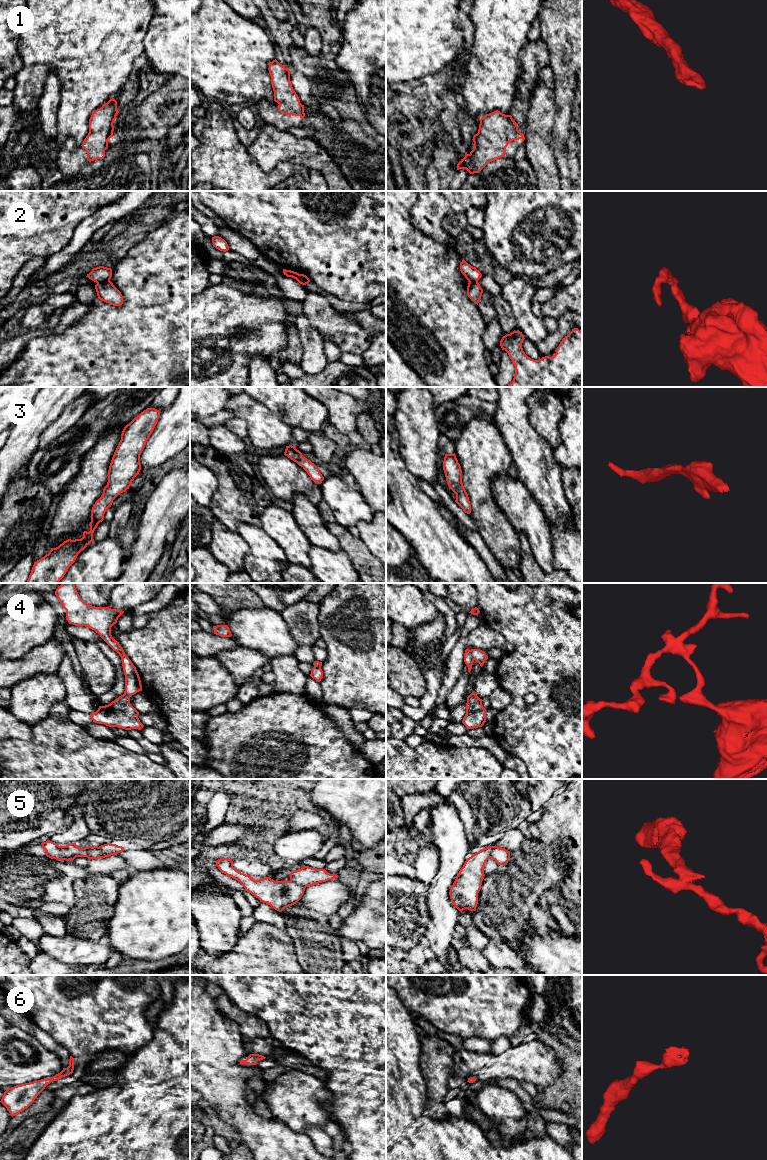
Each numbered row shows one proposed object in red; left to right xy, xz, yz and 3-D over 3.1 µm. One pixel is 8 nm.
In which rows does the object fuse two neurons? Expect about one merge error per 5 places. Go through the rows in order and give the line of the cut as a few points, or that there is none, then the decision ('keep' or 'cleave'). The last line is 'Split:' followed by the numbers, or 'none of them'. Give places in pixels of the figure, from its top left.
1: no cut | keep
2: xy (109, 280), (97, 283) | cleave
3: no cut | keep
4: yz (469, 650), (474, 659) | cleave
5: xz (290, 880), (305, 887) | cleave
6: no cut | keep
Split: 2, 4, 5

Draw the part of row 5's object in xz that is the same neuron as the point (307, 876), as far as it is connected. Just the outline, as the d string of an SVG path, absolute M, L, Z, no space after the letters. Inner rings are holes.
M303 866L301 869L290 873L290 881L305 888L337 877L337 874L330 874L325 869L316 869L309 866Z

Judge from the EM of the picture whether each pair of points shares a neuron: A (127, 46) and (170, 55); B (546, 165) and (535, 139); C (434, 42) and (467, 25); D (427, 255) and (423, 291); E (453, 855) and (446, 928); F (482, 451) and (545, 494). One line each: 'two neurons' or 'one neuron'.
A: two neurons
B: one neuron
C: two neurons
D: one neuron
E: one neuron
F: two neurons

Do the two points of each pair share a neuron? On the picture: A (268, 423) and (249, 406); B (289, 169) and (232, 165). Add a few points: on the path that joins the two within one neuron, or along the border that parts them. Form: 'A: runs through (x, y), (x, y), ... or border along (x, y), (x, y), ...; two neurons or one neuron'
A: runs through (263, 420), (254, 411); one neuron
B: runs through (275, 176), (246, 176); one neuron

